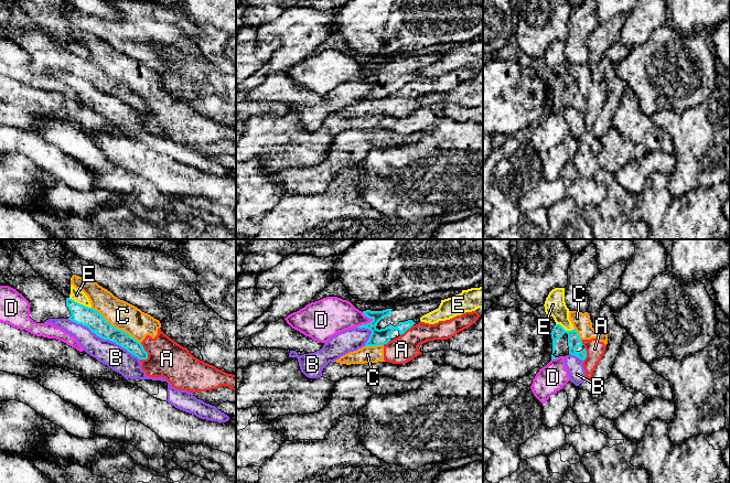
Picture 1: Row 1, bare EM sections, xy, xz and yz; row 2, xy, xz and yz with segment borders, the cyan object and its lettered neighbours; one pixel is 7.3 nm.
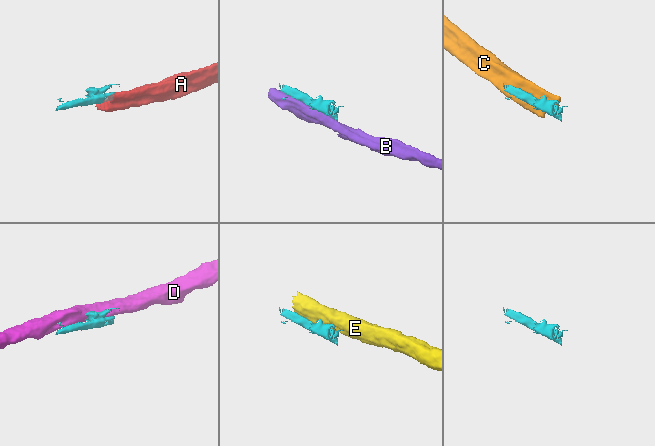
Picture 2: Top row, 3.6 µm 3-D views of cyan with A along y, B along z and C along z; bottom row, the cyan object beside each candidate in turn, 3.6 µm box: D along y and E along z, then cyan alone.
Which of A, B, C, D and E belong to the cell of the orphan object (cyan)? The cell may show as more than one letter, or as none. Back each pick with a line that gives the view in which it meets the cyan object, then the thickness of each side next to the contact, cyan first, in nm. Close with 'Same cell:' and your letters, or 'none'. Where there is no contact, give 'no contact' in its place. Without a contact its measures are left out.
Same cell: none

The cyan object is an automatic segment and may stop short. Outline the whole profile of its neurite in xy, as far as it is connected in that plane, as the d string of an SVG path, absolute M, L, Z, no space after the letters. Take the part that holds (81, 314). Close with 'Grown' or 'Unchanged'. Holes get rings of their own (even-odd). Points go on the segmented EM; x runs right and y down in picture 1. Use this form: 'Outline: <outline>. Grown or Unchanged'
Outline: M11 276L7 283L21 293L30 303L30 318L36 323L49 319L68 319L87 326L97 336L115 342L139 359L147 359L148 353L142 344L122 330L107 322L93 308L85 307L60 293L42 277Z. Grown

